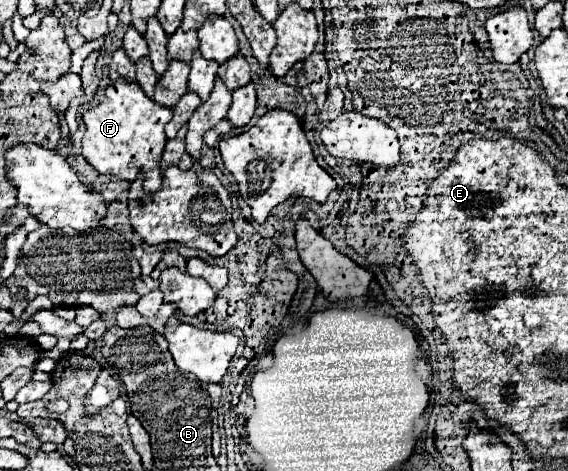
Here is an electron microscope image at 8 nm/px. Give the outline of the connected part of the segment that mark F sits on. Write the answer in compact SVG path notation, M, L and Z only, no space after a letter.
M117 78L105 88L105 98L95 108L83 114L85 136L83 136L83 156L101 174L113 174L121 180L135 180L139 168L145 174L149 188L155 192L161 188L161 154L167 142L165 124L171 120L173 112L161 108L155 100L145 96L137 82L127 82Z

